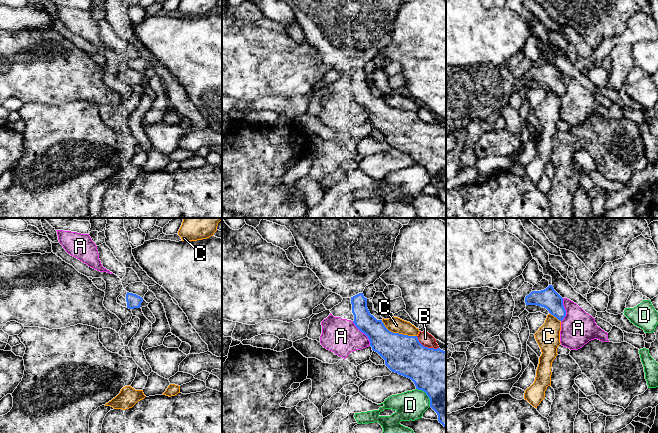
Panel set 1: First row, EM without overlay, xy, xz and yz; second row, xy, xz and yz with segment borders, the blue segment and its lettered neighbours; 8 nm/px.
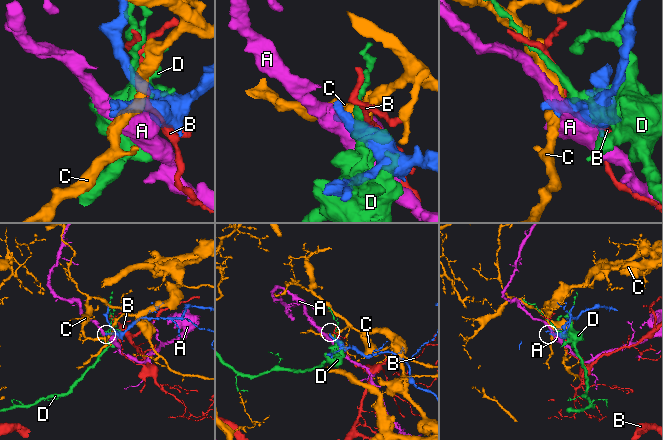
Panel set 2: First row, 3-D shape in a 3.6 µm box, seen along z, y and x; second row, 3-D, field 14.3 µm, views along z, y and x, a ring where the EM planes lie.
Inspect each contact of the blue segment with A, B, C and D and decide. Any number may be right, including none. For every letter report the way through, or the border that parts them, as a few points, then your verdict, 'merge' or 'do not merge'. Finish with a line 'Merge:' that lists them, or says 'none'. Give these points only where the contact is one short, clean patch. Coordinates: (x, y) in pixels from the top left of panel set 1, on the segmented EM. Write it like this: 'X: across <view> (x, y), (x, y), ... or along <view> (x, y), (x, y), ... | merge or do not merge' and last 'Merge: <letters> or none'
A: do not merge
B: do not merge
C: do not merge
D: do not merge
Merge: none

